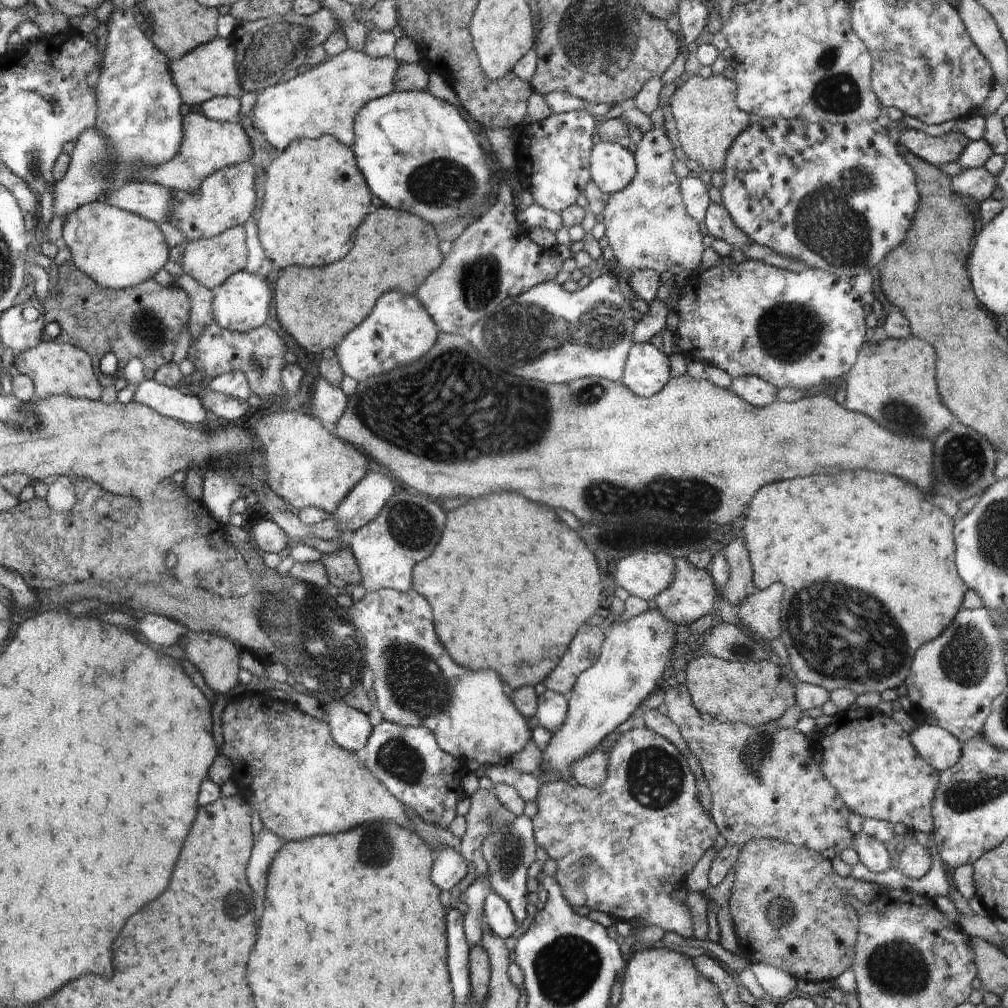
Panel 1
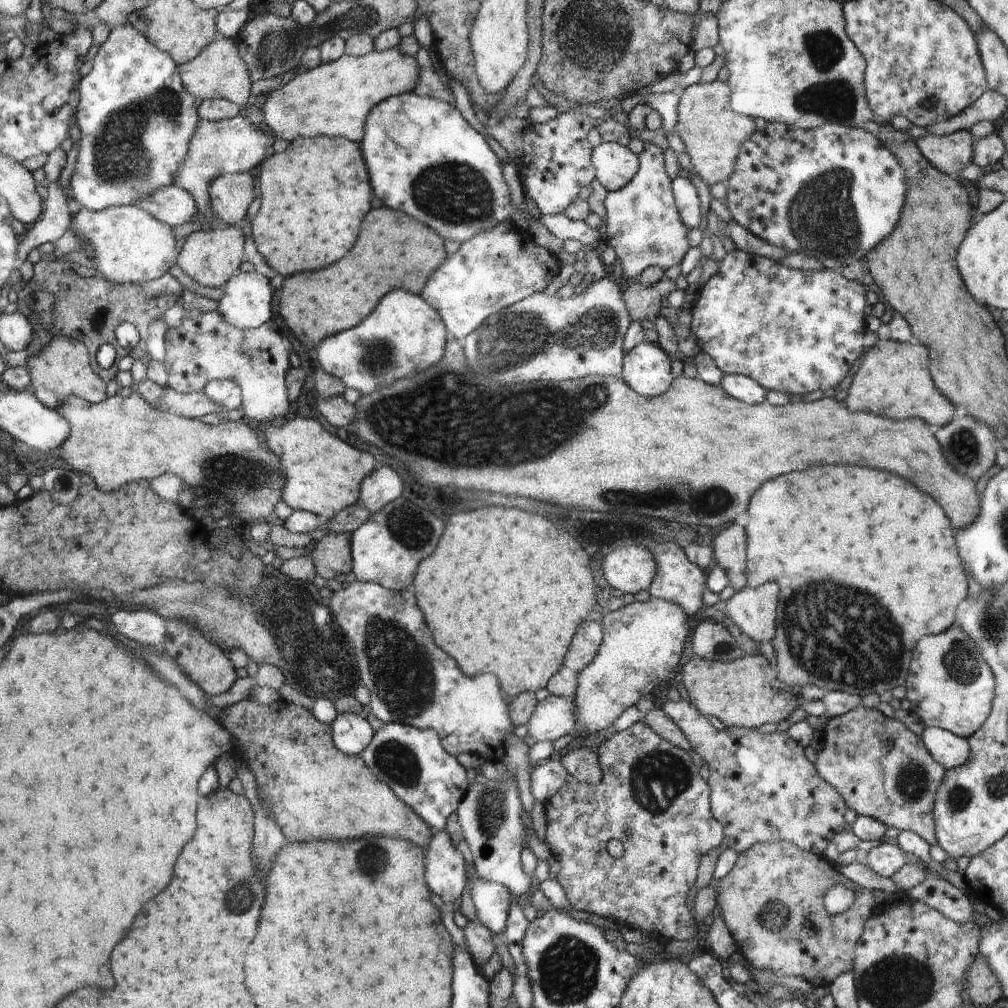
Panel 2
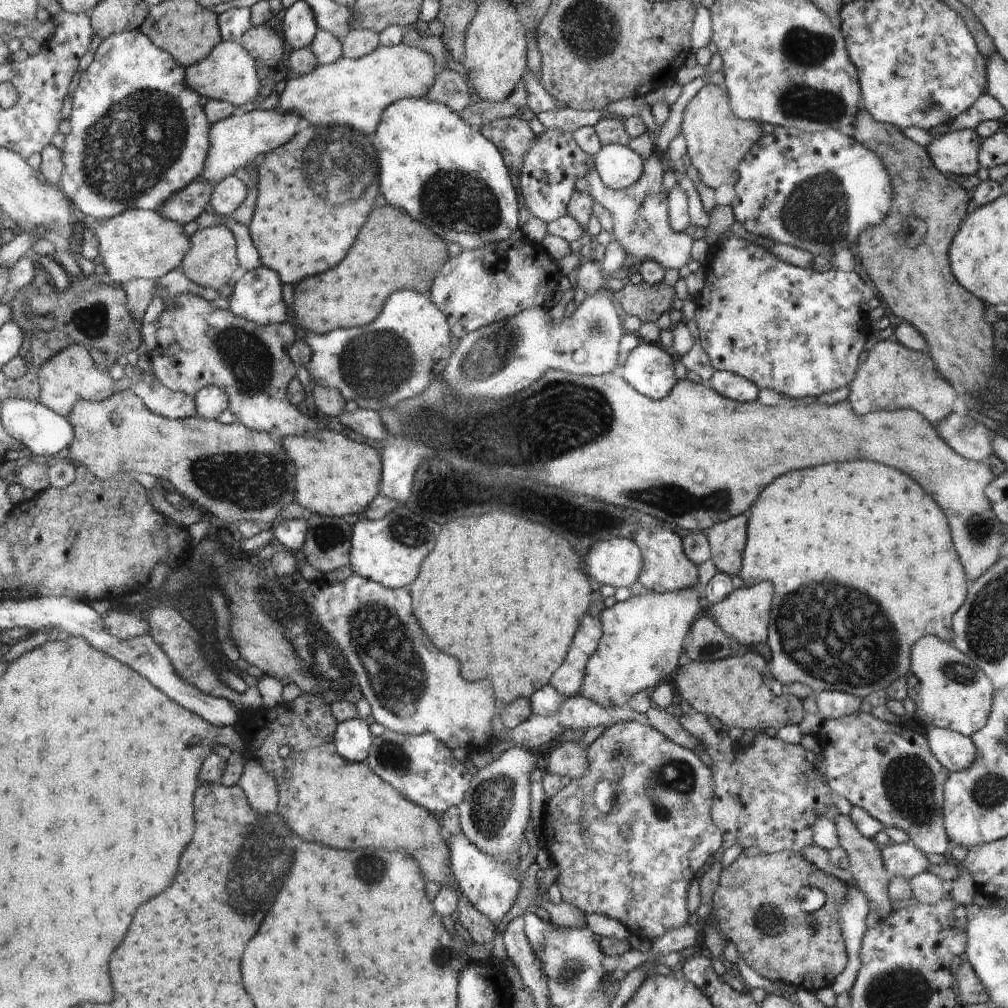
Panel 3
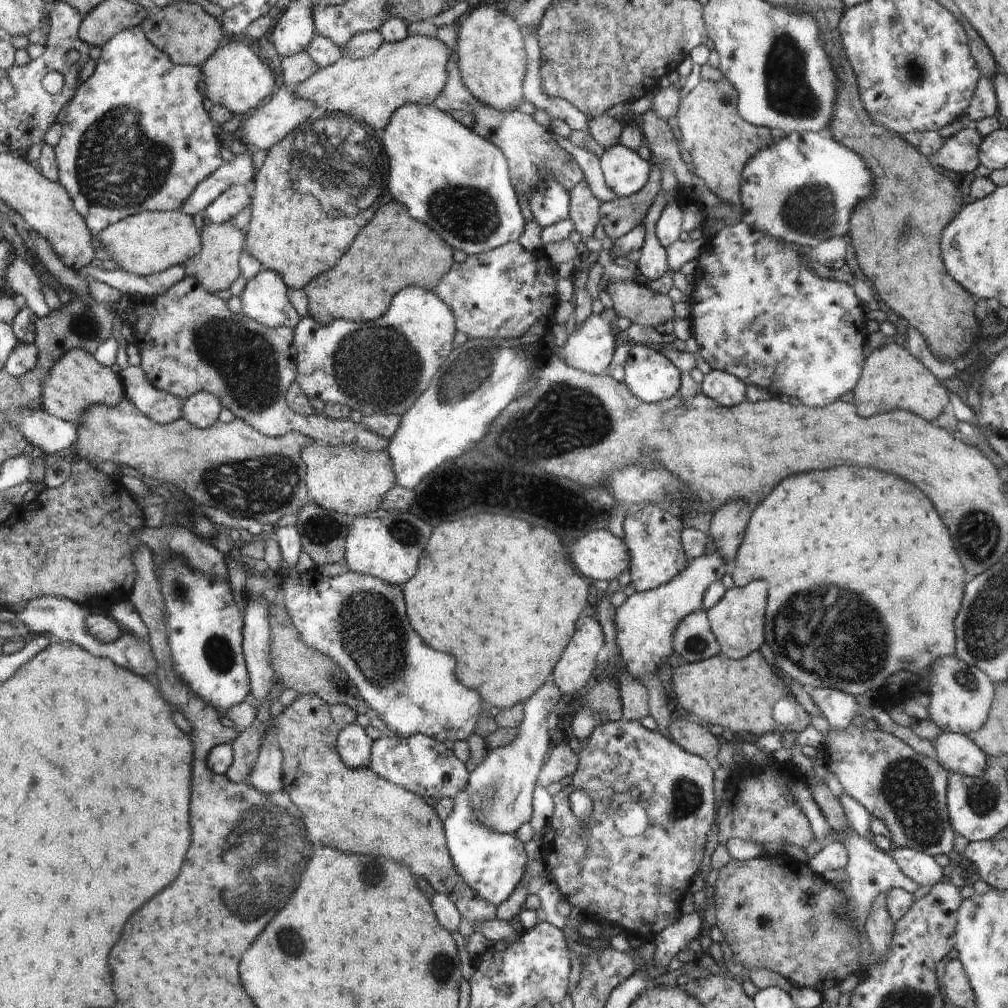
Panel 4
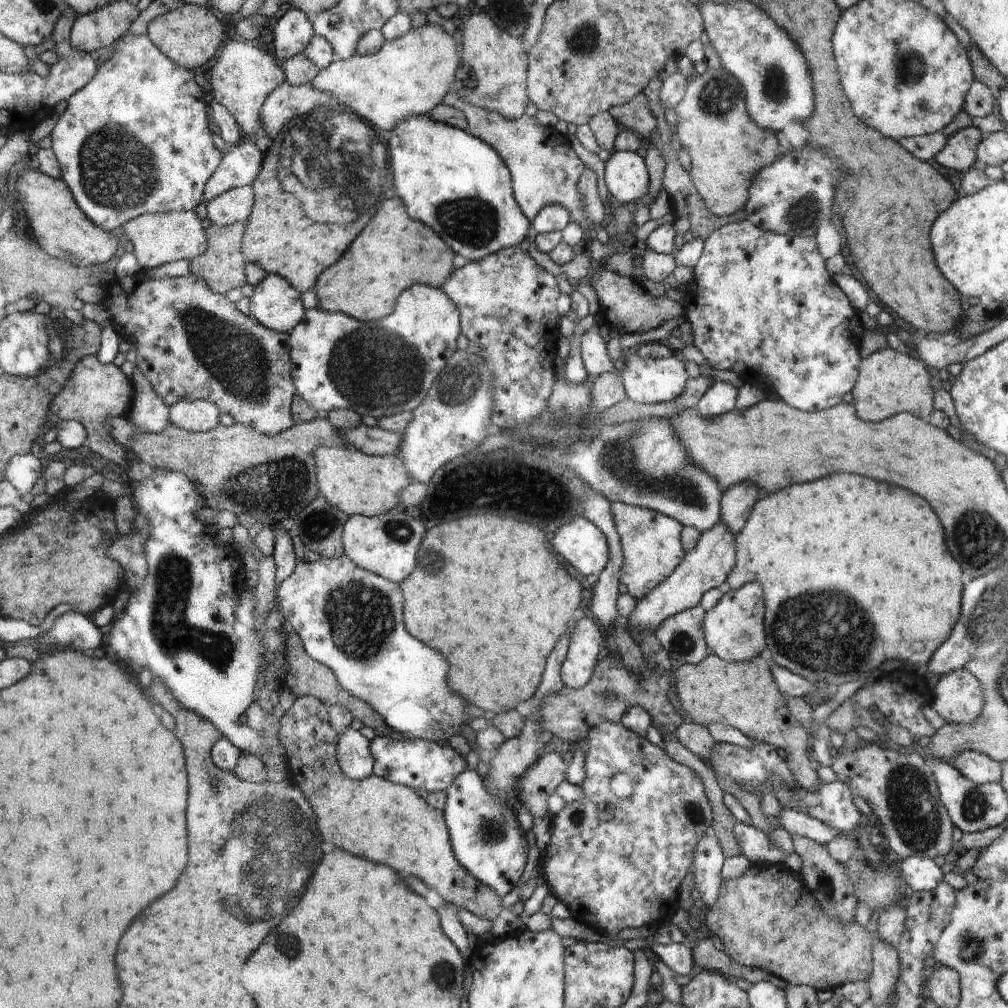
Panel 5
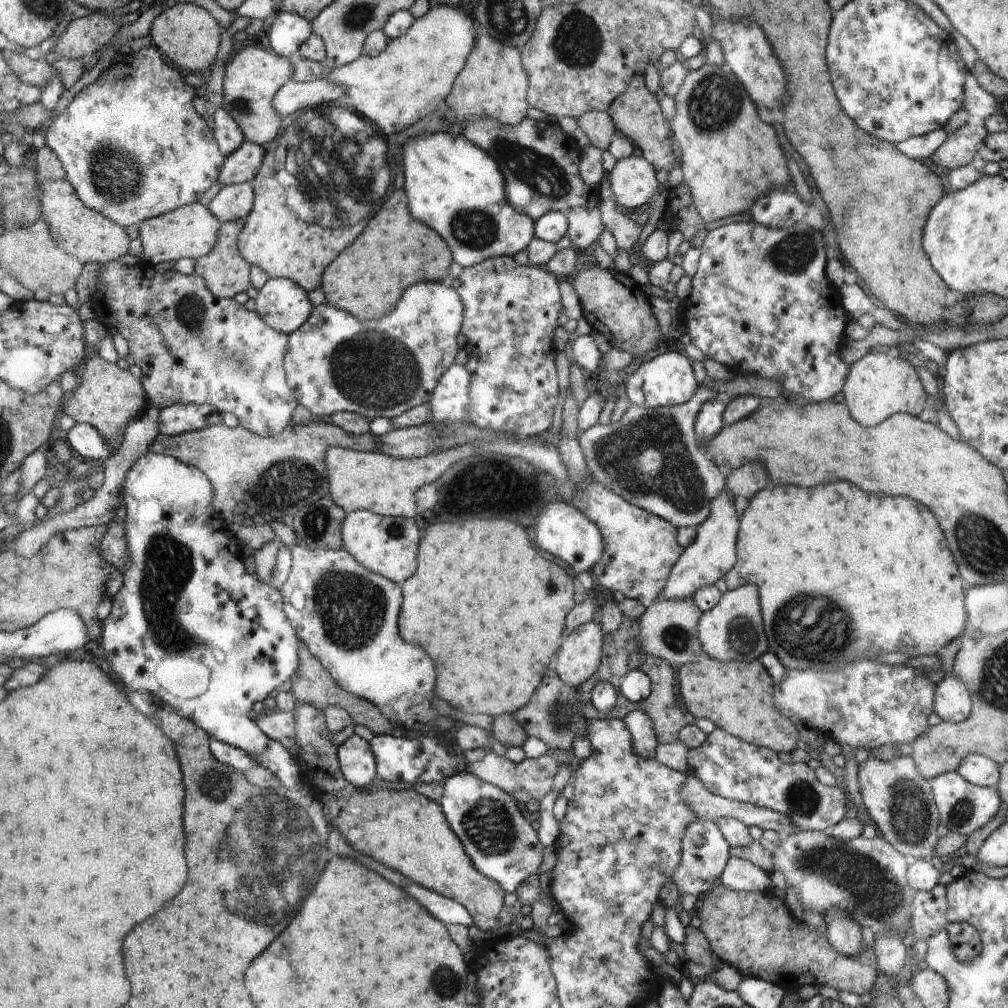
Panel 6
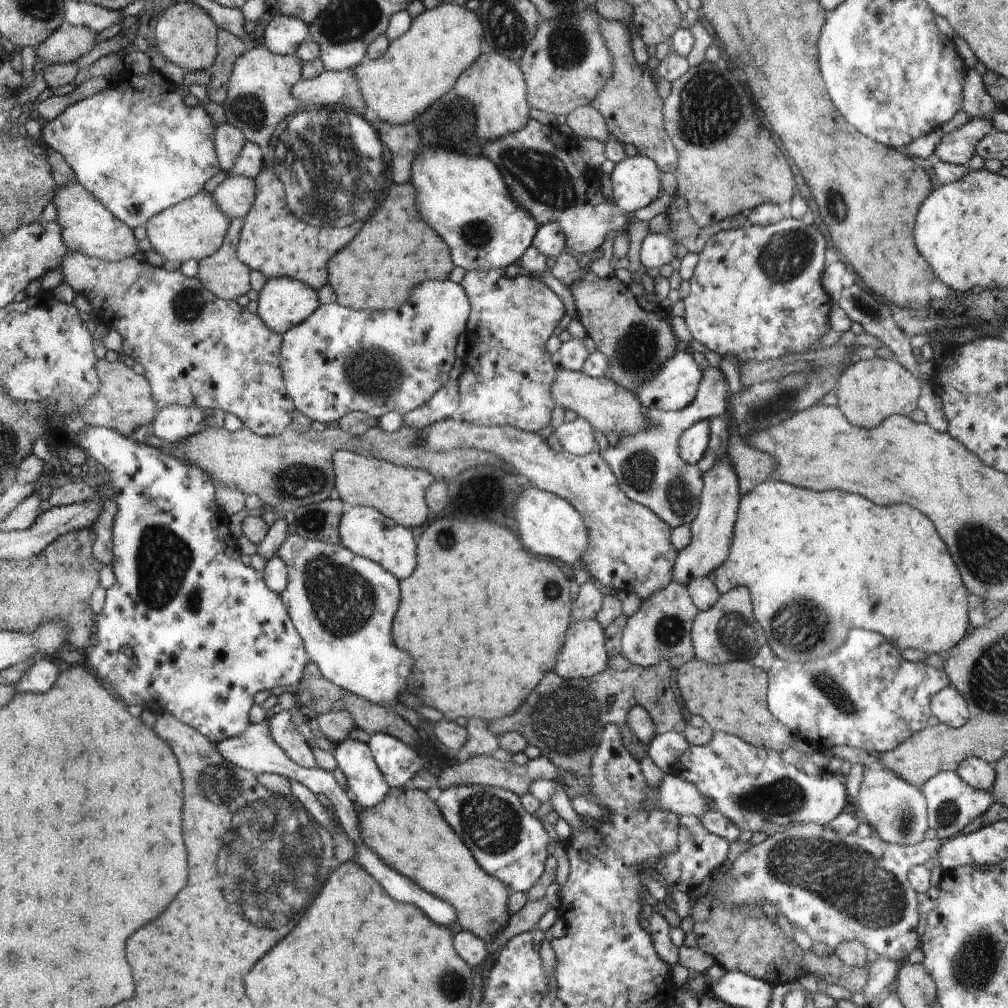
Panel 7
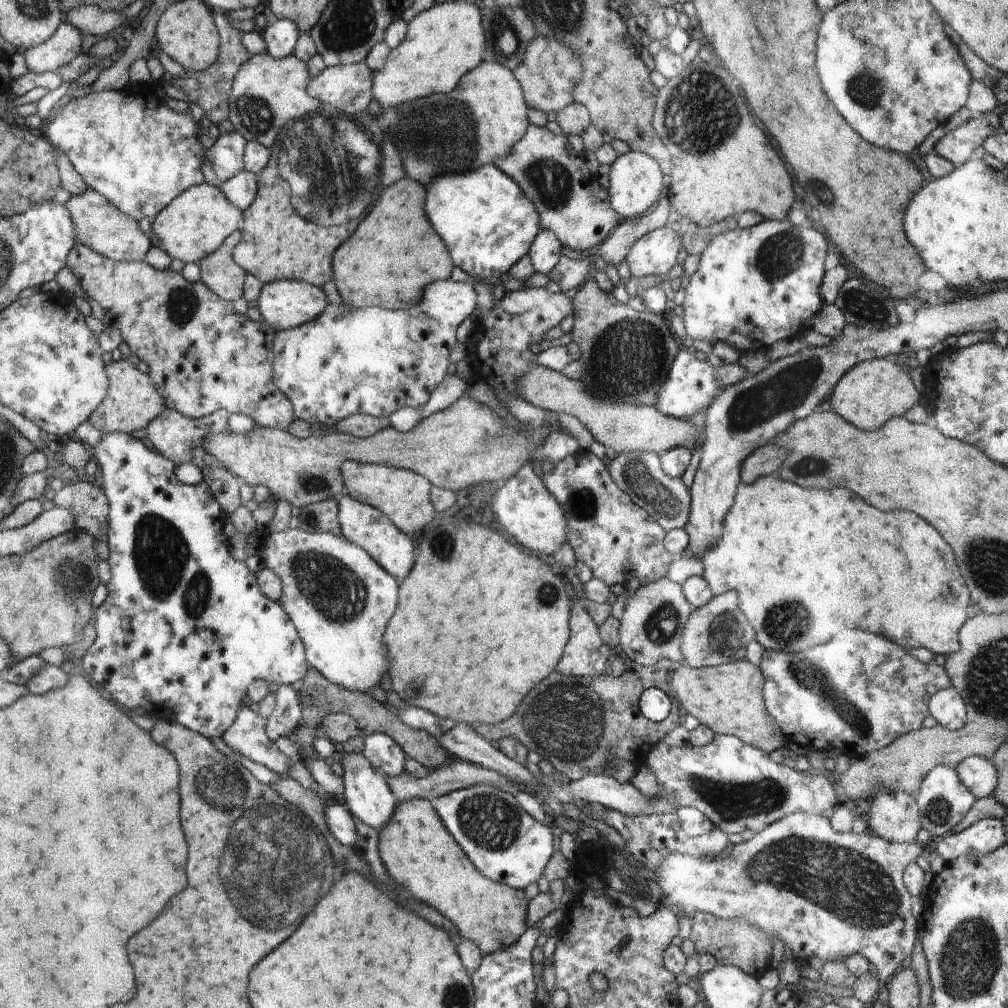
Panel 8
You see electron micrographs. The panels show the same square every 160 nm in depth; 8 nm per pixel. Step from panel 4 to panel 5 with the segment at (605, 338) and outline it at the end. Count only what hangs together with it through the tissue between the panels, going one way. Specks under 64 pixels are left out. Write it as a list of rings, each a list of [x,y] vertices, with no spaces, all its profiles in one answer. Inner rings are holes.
[[[593,325],[581,336],[581,359],[591,380],[614,367],[607,342],[602,339],[599,327]]]

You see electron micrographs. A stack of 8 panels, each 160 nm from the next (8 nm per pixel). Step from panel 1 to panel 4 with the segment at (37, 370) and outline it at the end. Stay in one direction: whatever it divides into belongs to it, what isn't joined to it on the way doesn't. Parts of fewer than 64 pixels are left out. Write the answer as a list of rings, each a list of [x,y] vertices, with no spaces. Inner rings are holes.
[[[70,349],[53,368],[49,382],[44,386],[45,411],[51,415],[77,424],[86,409],[95,404],[117,406],[124,399],[124,388],[118,376],[107,366],[100,364],[87,349]]]

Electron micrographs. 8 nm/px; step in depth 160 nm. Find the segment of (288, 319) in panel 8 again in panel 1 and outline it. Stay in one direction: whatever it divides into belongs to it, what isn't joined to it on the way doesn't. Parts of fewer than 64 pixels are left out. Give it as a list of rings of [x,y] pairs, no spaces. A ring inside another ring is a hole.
[[[248,271],[238,272],[237,275],[226,279],[213,298],[213,320],[222,328],[231,331],[246,332],[260,328],[268,318],[270,294],[268,286],[258,278],[258,274]]]

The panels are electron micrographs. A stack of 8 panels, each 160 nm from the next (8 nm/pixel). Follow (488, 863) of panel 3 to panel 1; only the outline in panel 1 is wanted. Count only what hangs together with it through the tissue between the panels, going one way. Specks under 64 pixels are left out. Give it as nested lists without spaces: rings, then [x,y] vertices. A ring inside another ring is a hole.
[[[487,891],[483,911],[486,917],[485,924],[495,935],[505,939],[516,932],[518,924],[513,909],[498,893]]]

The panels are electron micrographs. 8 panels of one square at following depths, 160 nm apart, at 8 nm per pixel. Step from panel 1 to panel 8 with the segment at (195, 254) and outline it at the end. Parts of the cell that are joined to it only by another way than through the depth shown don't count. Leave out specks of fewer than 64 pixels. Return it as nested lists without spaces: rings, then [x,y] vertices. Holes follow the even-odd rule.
[[[234,232],[217,251],[198,262],[200,281],[208,285],[221,300],[234,302],[243,299],[247,274],[233,260],[233,249],[240,240],[241,232]]]

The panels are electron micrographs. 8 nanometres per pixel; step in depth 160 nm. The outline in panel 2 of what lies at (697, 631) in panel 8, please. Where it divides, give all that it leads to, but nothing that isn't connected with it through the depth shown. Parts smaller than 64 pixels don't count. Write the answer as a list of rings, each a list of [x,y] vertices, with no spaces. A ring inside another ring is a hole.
[[[767,581],[762,586],[745,587],[719,606],[741,632],[758,643],[771,642],[776,631],[776,610],[780,588]]]

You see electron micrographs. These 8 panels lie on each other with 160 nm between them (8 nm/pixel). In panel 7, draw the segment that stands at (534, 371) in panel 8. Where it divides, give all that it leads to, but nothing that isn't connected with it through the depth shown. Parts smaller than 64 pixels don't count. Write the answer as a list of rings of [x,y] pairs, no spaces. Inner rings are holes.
[[[562,369],[558,371],[556,383],[553,384],[553,395],[557,400],[558,406],[574,410],[578,417],[586,418],[594,430],[599,430],[604,434],[607,434],[609,430],[615,430],[620,437],[624,435],[633,435],[647,425],[647,419],[645,418],[646,409],[640,404],[638,397],[633,392],[626,390],[608,377],[596,378],[586,376],[580,371]]]

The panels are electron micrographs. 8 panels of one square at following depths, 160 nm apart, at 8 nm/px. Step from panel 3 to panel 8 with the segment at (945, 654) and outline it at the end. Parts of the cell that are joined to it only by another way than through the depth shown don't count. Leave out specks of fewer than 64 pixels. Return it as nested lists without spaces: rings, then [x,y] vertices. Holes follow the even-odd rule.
[[[953,687],[936,692],[927,706],[929,715],[943,728],[958,731],[966,725],[967,711],[964,702]]]

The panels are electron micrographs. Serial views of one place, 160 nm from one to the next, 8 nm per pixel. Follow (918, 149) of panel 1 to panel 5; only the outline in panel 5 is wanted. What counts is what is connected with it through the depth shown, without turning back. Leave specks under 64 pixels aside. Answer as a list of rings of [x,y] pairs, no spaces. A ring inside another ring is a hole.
[[[966,127],[947,137],[946,146],[935,154],[938,164],[956,170],[969,171],[977,159],[977,146],[983,139],[979,128]]]

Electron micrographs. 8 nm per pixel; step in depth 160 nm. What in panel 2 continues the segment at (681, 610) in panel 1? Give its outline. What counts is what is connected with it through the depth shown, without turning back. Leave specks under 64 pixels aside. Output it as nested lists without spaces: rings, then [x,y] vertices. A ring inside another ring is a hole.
[[[667,542],[667,544],[659,548],[654,558],[656,576],[654,576],[654,580],[647,589],[650,592],[651,599],[661,599],[680,604],[688,617],[698,613],[699,609],[703,607],[702,592],[706,589],[707,571],[689,562],[685,550],[675,542]]]

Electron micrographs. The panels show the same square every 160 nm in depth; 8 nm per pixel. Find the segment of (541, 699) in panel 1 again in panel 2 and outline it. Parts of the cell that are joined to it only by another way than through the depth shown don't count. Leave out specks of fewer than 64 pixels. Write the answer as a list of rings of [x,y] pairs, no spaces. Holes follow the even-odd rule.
[[[550,695],[538,701],[528,720],[528,737],[538,741],[553,742],[560,737],[574,733],[578,718],[578,706],[574,698]]]

